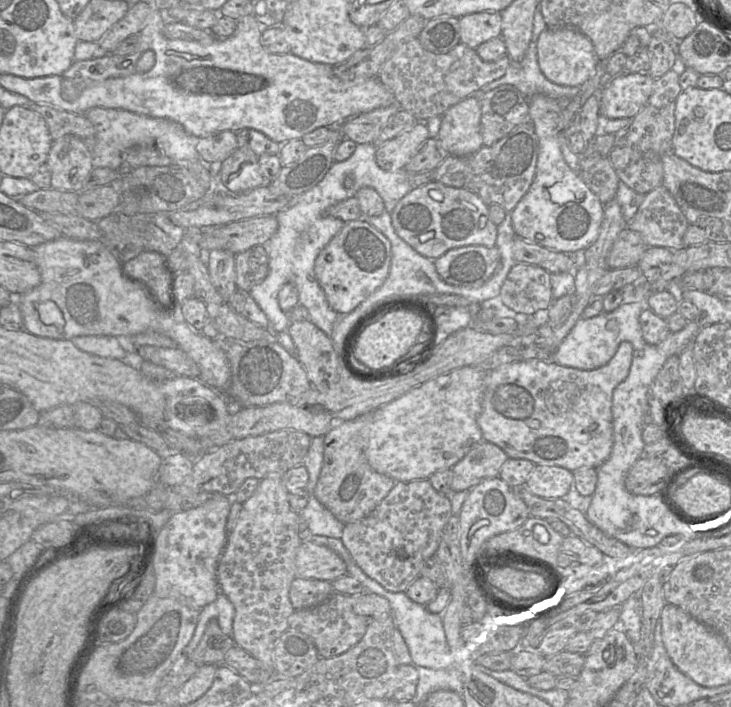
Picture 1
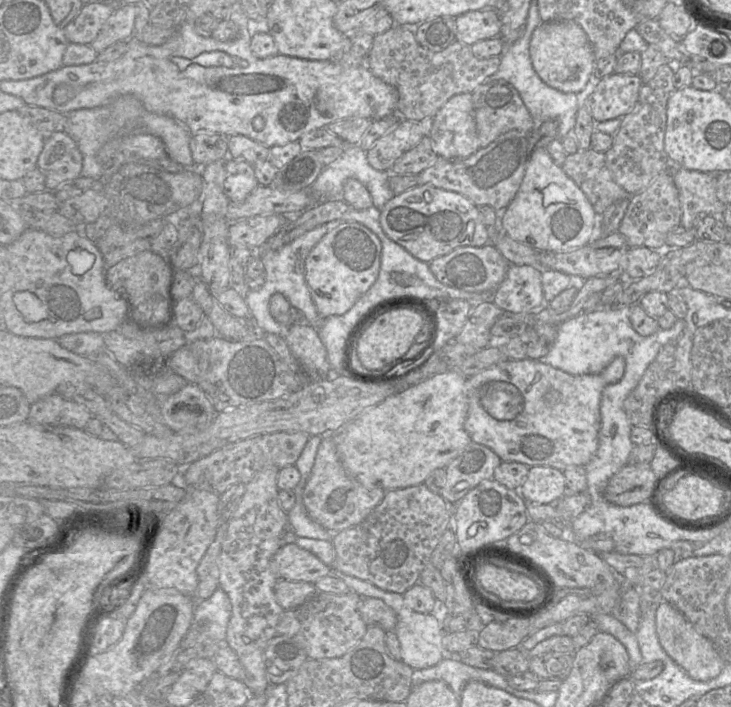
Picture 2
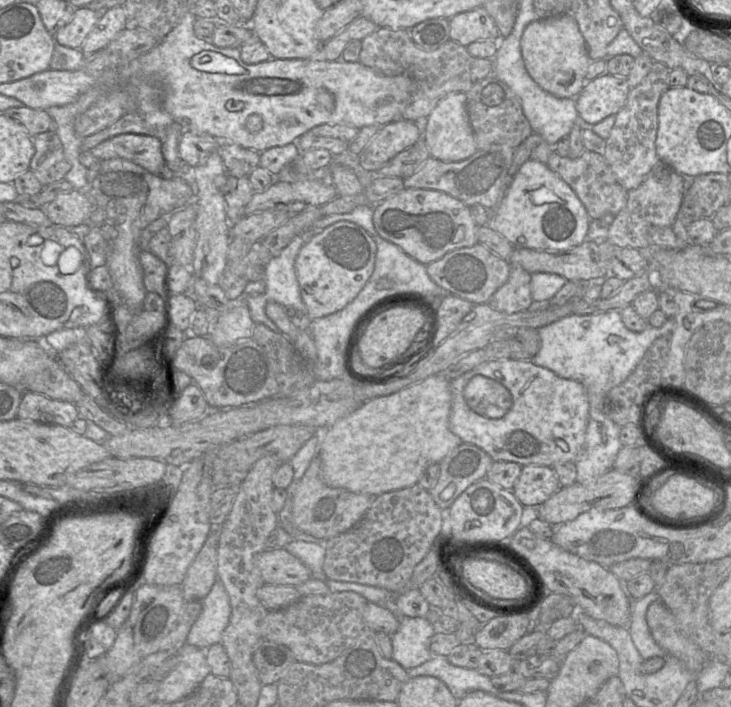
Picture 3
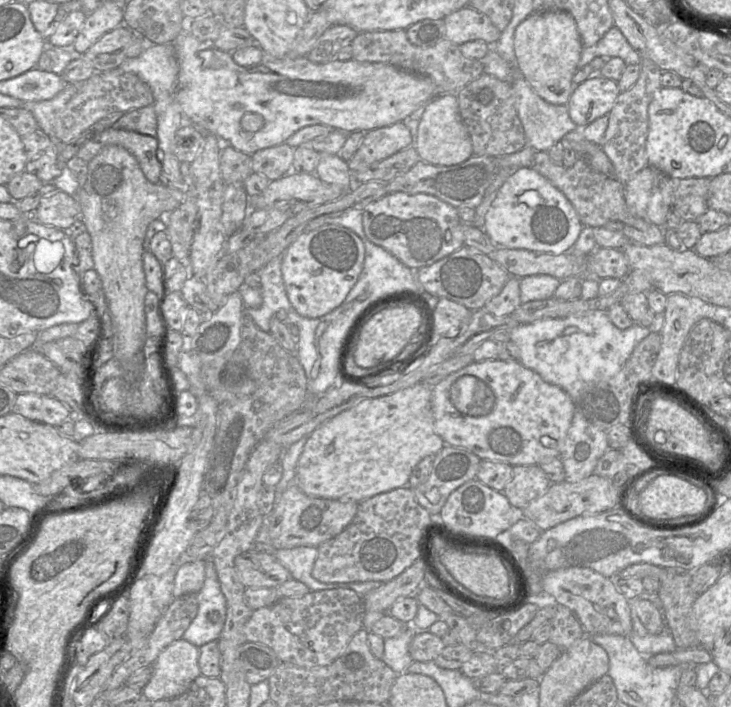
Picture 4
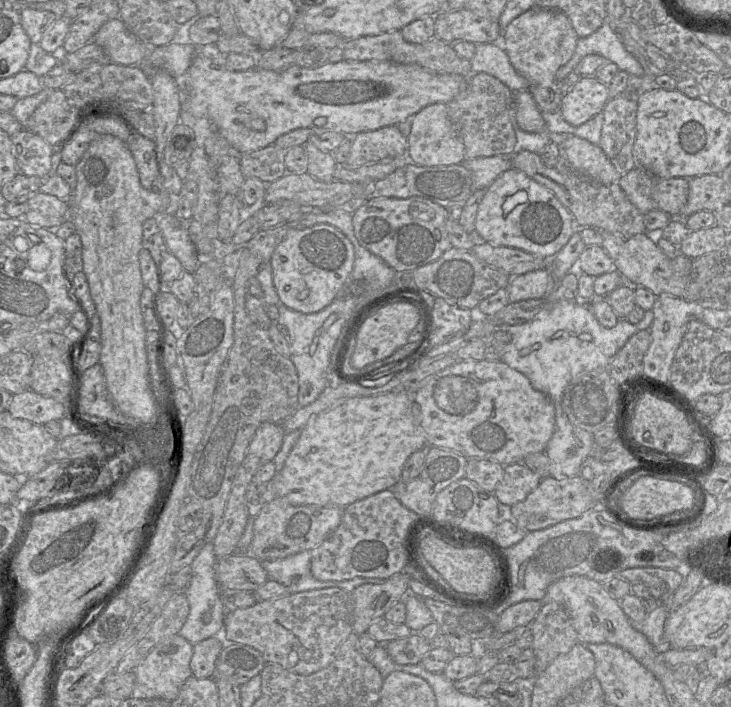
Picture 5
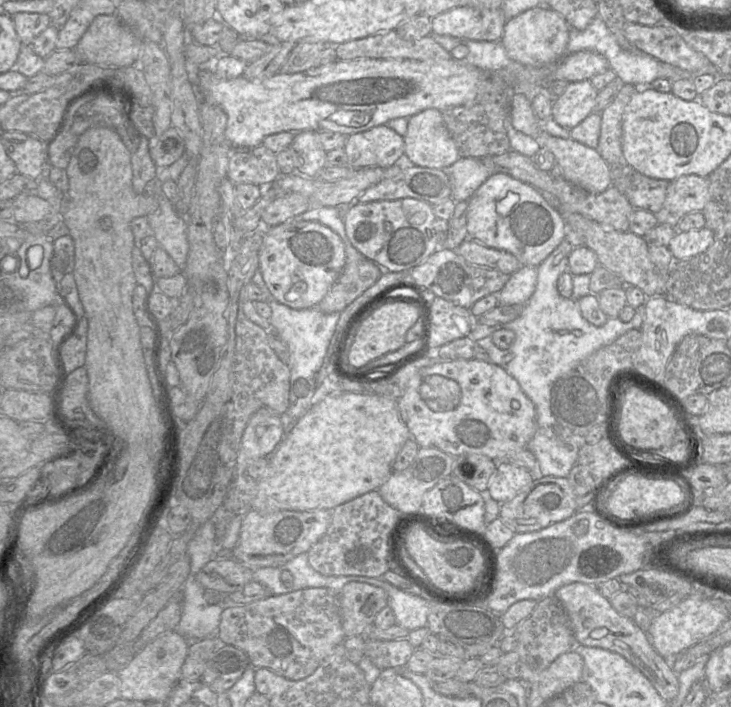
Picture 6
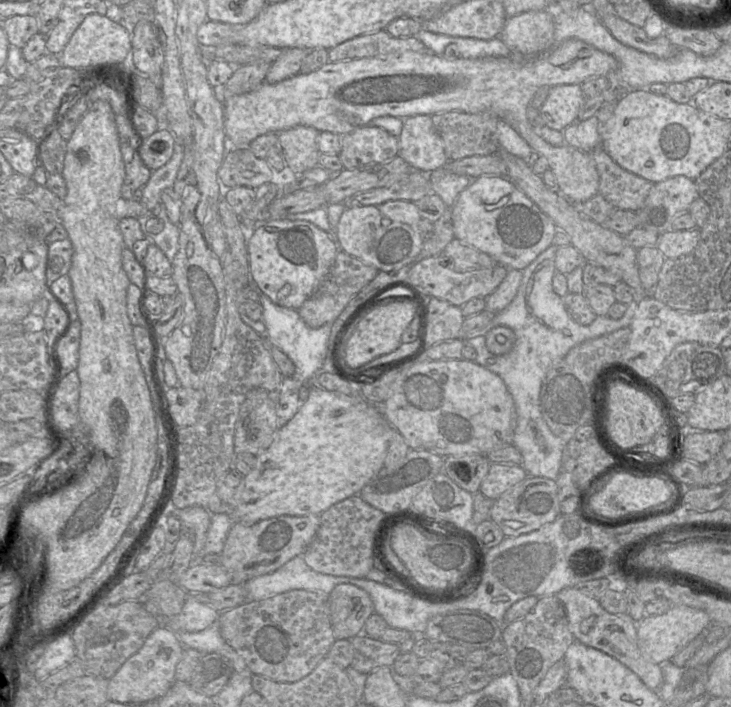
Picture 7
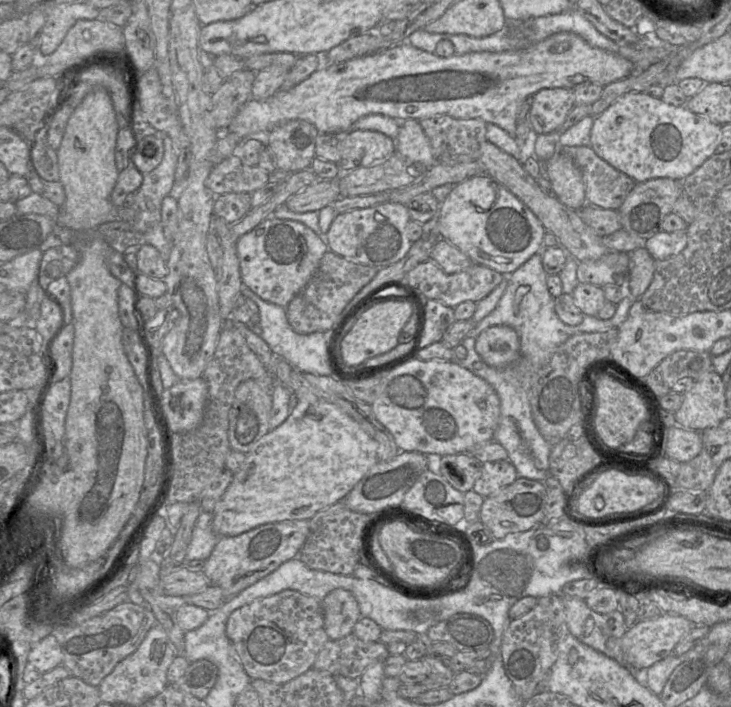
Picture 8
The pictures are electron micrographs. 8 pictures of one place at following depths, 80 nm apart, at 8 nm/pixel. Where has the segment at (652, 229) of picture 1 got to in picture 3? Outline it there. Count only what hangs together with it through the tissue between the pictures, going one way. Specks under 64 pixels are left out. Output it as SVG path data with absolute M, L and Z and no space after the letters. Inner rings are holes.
M659 164L654 167L637 188L628 191L627 203L616 215L606 239L622 248L650 247L650 227L671 227L675 223L686 189L686 179L687 177L667 165Z

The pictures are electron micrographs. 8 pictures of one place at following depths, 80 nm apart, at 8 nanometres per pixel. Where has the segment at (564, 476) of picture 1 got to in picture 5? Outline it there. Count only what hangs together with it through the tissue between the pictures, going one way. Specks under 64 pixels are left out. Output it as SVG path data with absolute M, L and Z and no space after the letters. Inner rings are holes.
M522 462L504 466L501 481L494 495L502 506L513 506L530 495L540 484L542 478Z

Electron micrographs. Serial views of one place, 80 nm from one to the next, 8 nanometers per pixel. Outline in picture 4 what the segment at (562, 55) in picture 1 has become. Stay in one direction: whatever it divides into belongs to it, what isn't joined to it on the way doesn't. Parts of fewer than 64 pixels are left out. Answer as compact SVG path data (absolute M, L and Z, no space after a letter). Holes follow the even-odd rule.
M563 10L534 12L517 26L514 34L520 72L543 100L554 105L567 104L583 48L574 17Z

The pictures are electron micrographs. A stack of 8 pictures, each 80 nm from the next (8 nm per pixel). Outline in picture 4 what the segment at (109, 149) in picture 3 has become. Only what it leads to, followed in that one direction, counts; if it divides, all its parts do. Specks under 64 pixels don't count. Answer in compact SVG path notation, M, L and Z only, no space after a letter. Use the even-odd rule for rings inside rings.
M111 127L85 140L76 157L88 163L103 147L109 145L125 148L136 158L146 179L153 184L159 182L162 166L157 159L158 140L156 137Z

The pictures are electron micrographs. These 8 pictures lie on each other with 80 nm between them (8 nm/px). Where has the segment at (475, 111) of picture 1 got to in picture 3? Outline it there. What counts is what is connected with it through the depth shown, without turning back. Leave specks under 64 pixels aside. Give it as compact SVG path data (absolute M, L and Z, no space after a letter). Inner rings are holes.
M454 92L442 98L427 117L424 141L430 157L443 162L465 160L478 150L466 107L466 94Z

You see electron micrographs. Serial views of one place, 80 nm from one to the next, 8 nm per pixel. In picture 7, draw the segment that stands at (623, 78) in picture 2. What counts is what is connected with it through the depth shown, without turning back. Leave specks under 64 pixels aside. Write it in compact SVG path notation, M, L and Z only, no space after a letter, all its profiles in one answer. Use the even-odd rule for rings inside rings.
M581 85L552 86L539 108L541 125L563 131L578 120L578 114L586 101Z

